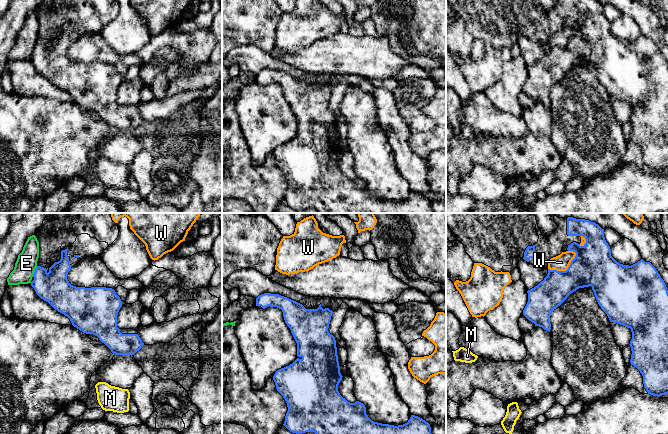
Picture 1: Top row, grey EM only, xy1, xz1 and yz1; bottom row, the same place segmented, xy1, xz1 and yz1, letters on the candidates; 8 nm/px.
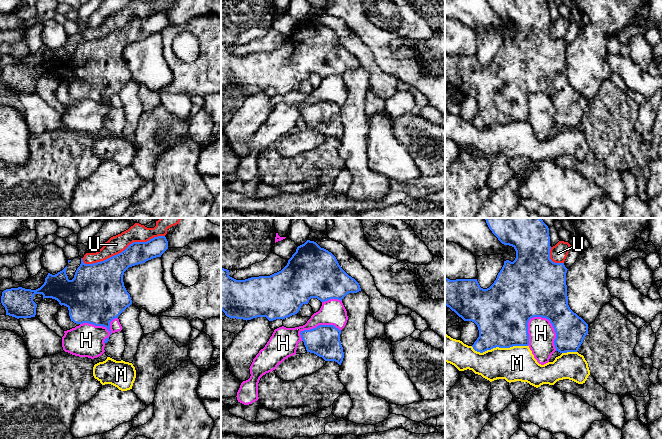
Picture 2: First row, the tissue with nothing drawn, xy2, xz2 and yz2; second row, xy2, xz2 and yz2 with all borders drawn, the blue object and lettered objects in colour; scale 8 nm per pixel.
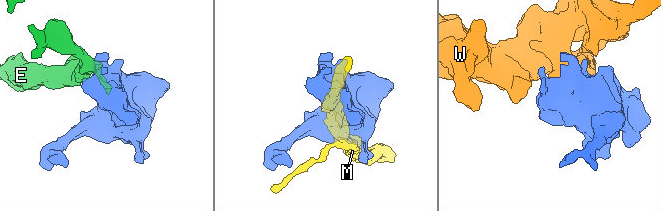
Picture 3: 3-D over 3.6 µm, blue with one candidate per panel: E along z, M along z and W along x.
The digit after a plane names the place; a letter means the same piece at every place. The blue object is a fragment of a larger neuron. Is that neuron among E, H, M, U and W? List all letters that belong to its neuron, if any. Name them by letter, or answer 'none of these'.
none of these

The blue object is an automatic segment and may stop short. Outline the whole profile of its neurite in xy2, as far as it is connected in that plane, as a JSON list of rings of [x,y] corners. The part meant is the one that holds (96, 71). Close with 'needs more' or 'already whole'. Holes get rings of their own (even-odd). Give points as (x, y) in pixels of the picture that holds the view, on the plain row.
[[[158,12],[147,18],[133,18],[124,27],[104,37],[85,40],[81,34],[81,40],[77,44],[74,54],[68,55],[67,42],[55,51],[48,49],[44,60],[36,65],[22,63],[6,65],[2,68],[1,79],[5,83],[6,91],[19,94],[31,94],[36,91],[37,80],[33,77],[35,70],[42,70],[44,74],[52,74],[69,86],[71,97],[76,100],[89,99],[95,102],[106,103],[110,108],[110,98],[132,80],[130,70],[127,68],[124,58],[124,48],[132,42],[145,39],[161,31],[168,25],[168,17],[165,12]]]; already whole

